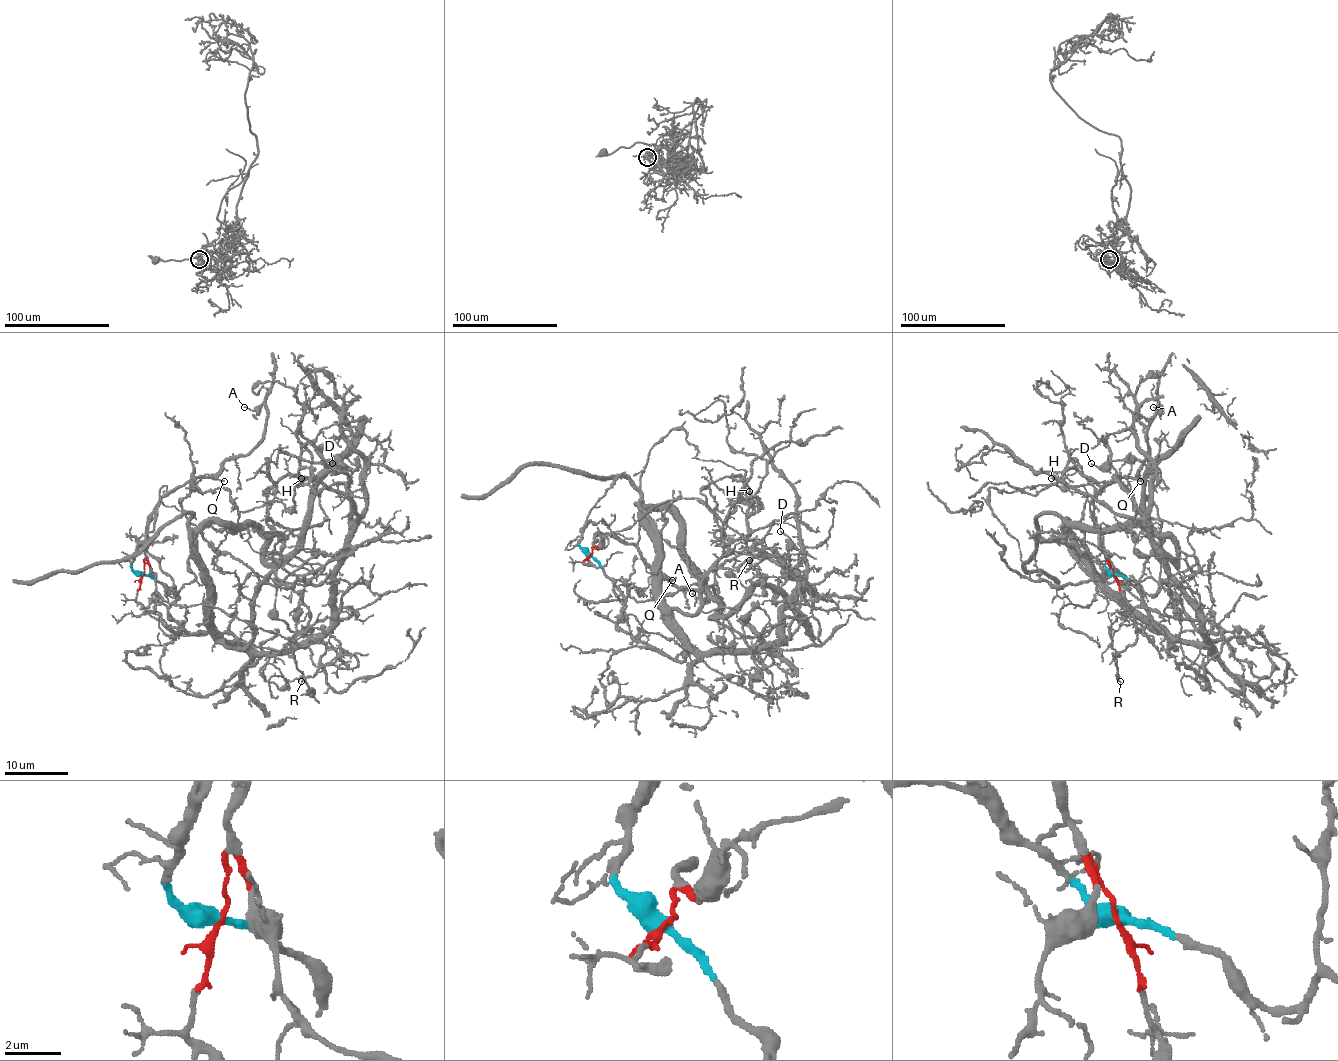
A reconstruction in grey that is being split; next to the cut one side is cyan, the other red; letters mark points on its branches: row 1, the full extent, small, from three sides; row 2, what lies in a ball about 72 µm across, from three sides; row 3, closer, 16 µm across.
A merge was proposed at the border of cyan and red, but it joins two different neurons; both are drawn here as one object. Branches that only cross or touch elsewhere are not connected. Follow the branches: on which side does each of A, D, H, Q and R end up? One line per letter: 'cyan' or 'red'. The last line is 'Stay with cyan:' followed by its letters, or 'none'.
A: red
D: cyan
H: cyan
Q: red
R: cyan
Stay with cyan: D, H, R

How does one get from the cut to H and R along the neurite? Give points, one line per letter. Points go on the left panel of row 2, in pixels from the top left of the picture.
H: (143, 575), (174, 589), (189, 632), (313, 642), (350, 503), (301, 477)
R: (143, 575), (226, 647), (251, 639), (262, 584), (289, 588), (341, 653), (301, 682)

